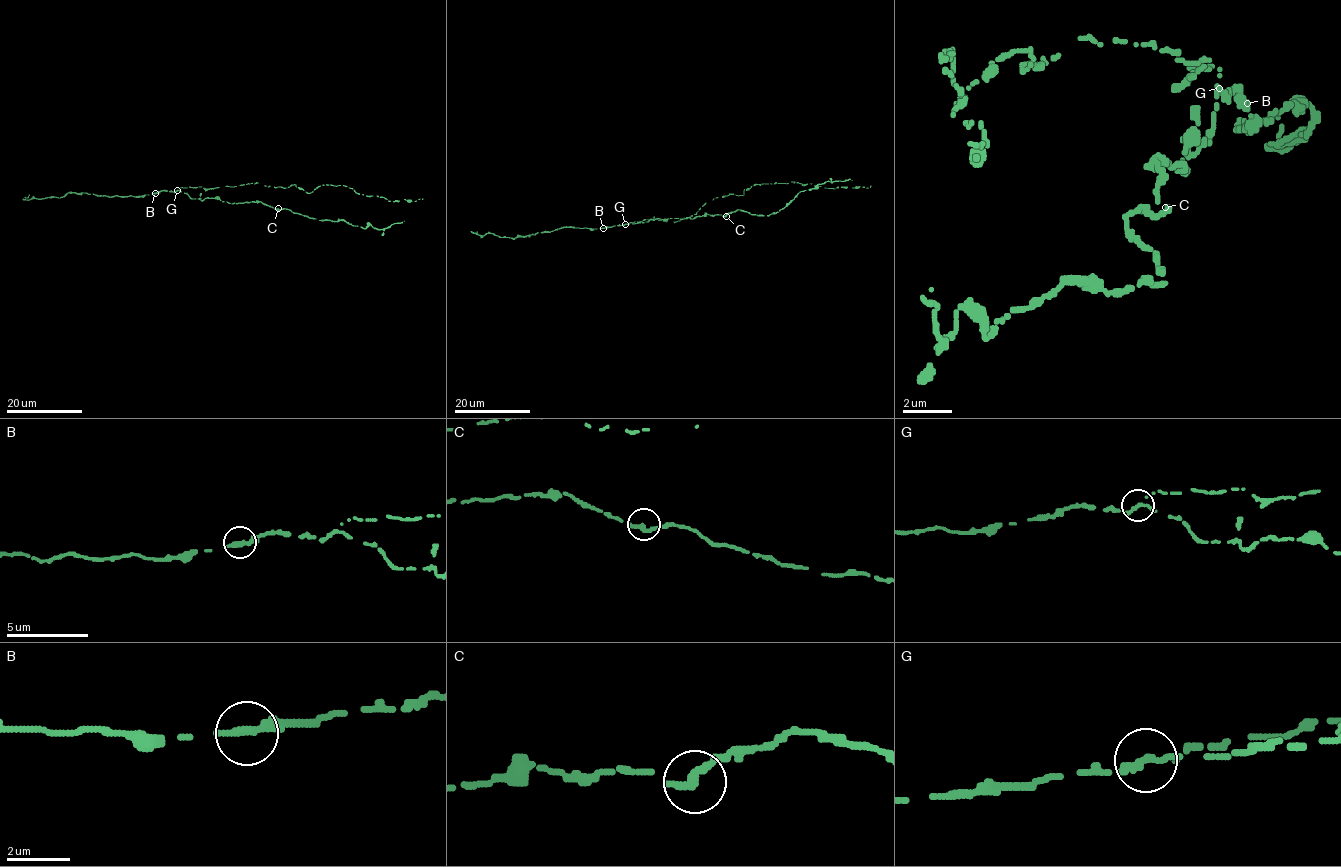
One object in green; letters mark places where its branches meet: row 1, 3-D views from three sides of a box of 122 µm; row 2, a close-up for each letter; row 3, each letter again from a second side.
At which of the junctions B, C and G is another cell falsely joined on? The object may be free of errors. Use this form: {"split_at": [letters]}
{"split_at": ["G"]}

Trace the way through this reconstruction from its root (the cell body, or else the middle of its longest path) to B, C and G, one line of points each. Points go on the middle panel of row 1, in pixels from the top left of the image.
B: (637, 221), (603, 228)
C: (637, 221), (656, 218), (693, 218), (707, 214), (726, 216)
G: (637, 221), (625, 224)

